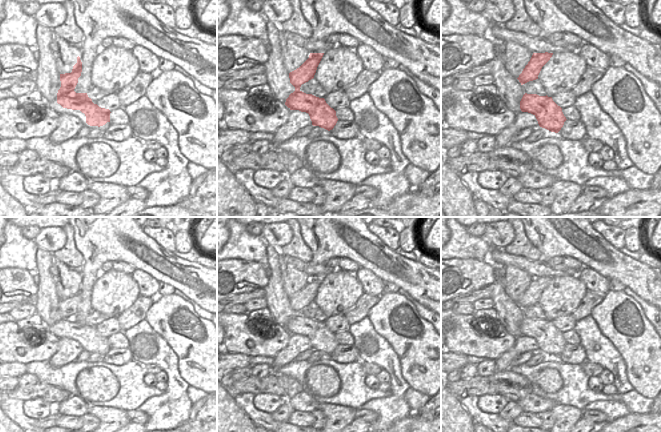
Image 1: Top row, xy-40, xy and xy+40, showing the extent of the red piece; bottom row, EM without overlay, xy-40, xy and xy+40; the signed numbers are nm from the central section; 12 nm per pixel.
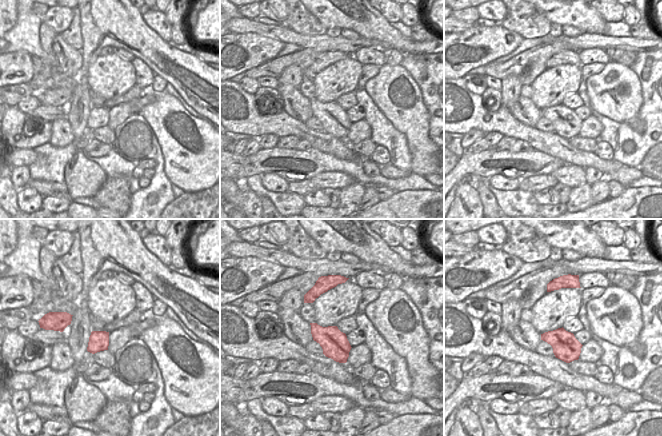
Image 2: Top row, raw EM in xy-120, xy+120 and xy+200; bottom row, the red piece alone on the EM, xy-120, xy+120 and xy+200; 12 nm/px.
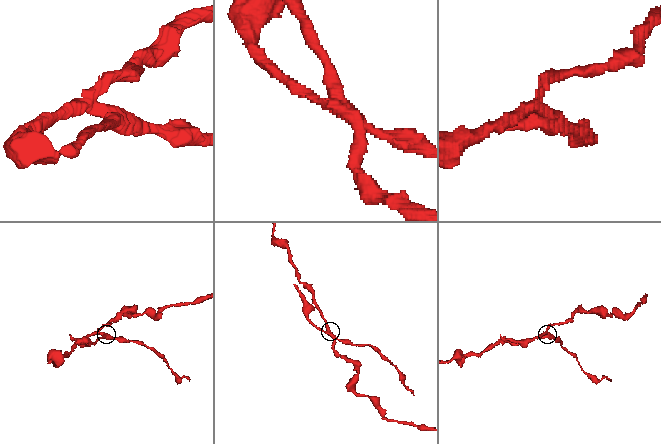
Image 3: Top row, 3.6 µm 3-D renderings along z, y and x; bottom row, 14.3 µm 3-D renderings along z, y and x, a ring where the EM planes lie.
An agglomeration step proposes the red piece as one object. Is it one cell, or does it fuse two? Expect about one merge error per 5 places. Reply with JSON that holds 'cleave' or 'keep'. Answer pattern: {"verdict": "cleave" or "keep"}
{"verdict": "cleave"}

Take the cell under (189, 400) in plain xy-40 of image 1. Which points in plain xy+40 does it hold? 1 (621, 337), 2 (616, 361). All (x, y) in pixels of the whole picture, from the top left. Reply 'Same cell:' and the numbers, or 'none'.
Same cell: 1

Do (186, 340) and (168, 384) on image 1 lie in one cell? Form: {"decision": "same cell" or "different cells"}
{"decision": "same cell"}

